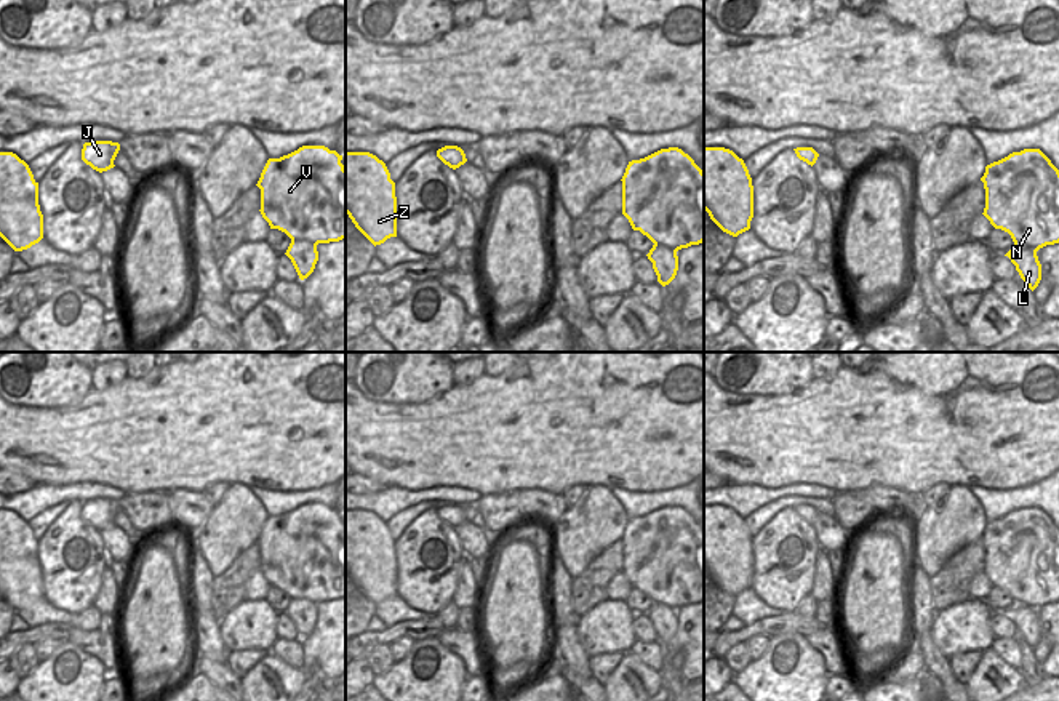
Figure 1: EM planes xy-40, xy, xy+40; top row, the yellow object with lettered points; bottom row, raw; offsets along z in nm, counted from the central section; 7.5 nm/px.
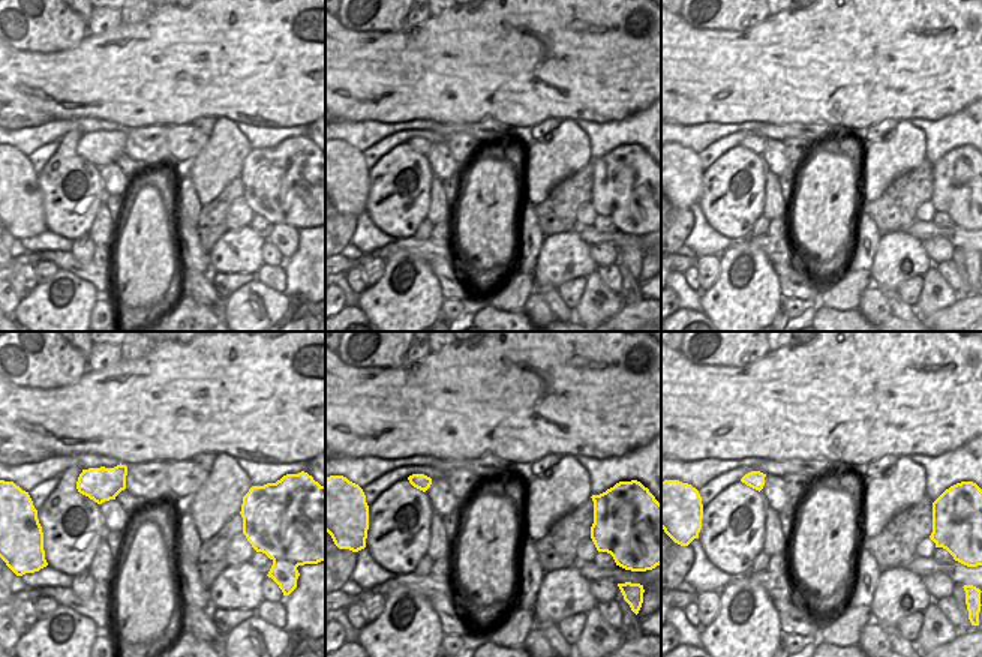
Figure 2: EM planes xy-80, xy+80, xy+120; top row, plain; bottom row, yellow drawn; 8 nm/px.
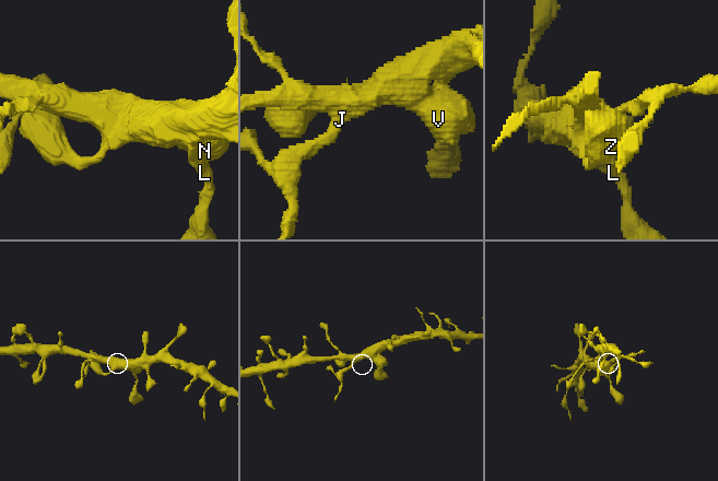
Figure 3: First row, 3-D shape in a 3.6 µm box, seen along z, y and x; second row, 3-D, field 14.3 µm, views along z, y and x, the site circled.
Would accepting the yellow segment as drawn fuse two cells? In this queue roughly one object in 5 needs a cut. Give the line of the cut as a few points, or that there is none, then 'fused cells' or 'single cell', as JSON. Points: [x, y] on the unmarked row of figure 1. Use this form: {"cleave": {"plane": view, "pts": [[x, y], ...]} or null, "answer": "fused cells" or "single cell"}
{"cleave": null, "answer": "single cell"}

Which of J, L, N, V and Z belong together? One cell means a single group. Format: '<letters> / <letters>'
J L N V Z

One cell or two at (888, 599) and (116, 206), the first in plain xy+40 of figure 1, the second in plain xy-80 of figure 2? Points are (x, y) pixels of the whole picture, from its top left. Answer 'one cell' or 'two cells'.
two cells

